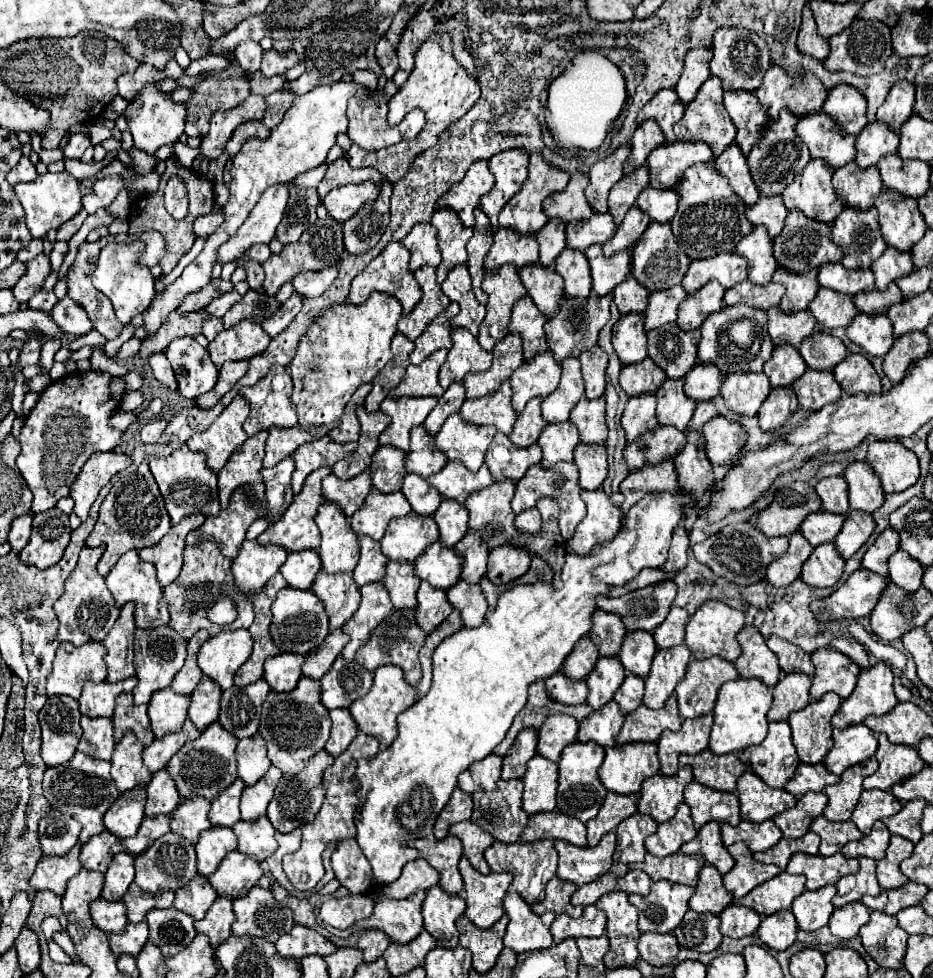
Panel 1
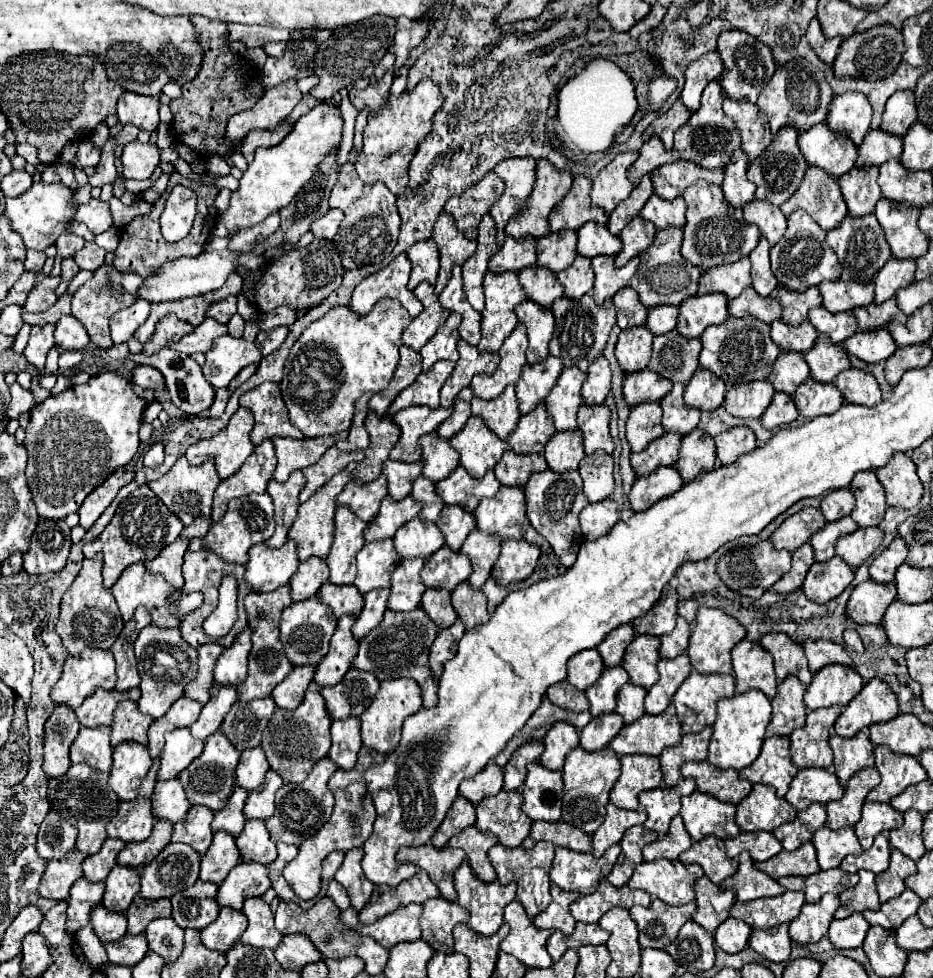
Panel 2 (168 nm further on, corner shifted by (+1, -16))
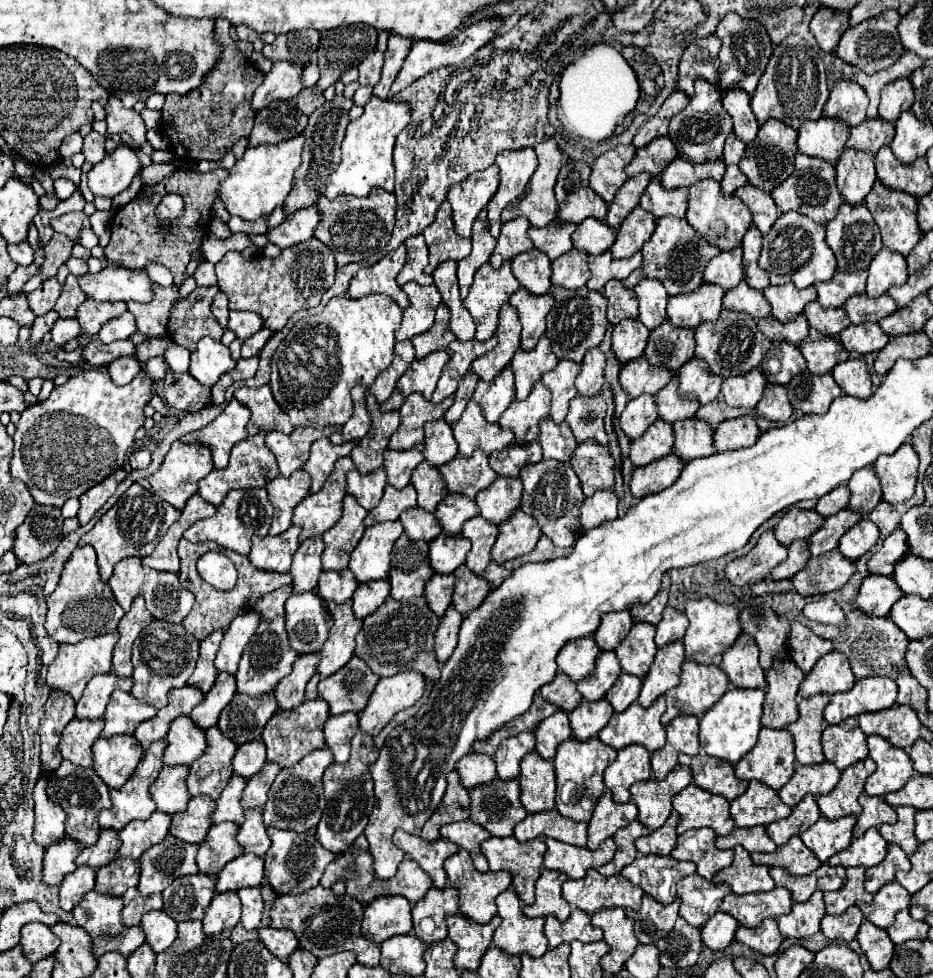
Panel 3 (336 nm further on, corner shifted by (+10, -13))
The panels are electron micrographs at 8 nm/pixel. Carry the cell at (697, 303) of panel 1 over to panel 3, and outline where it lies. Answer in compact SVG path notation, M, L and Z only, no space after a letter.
M702 283L698 289L668 299L668 321L674 327L696 327L704 321L716 321L722 309L724 289Z

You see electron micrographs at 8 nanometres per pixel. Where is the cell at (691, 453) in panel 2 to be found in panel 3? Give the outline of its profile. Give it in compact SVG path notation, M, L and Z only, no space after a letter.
M696 417L674 423L674 437L674 455L682 463L714 453L712 427Z

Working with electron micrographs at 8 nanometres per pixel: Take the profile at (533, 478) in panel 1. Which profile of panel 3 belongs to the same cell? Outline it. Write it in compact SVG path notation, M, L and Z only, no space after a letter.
M540 461L534 465L526 465L520 471L520 479L524 483L520 509L538 521L540 531L548 539L552 539L552 543L556 547L562 547L562 549L572 547L580 535L578 513L580 513L580 505L584 501L584 493L580 489L580 481L578 481L572 465L558 463L558 461Z

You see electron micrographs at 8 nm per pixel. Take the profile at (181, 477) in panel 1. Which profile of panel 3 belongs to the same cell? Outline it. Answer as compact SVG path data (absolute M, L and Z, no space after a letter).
M176 441L170 447L170 451L168 451L164 463L160 465L160 469L154 475L150 475L148 479L144 479L144 485L150 487L150 491L154 495L158 495L160 499L170 503L174 509L182 511L186 501L198 491L198 481L202 477L206 477L206 473L210 473L212 469L214 469L214 465L212 465L210 449L206 449L202 445L182 445L180 441Z

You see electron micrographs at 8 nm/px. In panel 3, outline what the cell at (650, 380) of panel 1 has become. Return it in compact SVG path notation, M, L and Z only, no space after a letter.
M638 357L638 361L630 361L622 365L620 369L620 385L630 397L638 397L642 393L656 395L662 387L668 385L668 381L674 377L674 371L652 367L644 357Z

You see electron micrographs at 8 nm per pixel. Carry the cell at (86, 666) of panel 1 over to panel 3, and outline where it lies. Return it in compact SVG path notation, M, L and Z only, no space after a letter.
M106 633L106 635L100 635L100 637L94 637L94 639L84 639L80 643L74 643L74 645L60 645L60 653L58 657L54 659L54 663L50 665L48 669L48 677L46 677L46 685L50 689L58 689L58 691L64 691L68 693L74 701L78 701L82 697L82 691L86 687L86 683L94 677L94 675L104 675L104 673L110 673L110 657L112 657L112 649L118 641L118 633Z

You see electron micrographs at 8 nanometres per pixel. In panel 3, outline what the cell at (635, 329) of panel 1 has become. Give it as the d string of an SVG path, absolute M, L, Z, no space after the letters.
M638 319L620 321L612 333L612 351L616 359L624 365L628 361L642 357L648 335L650 331Z

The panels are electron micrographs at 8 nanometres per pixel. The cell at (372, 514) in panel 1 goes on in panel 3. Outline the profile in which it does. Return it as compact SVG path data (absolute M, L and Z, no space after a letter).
M386 485L380 503L372 511L368 511L364 527L372 527L374 523L384 521L396 521L400 513L410 507L416 507L416 489L412 485L406 485L404 489L394 489L392 485Z

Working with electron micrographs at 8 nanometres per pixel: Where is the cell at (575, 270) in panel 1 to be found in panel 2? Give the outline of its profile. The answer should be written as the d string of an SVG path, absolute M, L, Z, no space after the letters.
M577 256L569 268L565 268L557 274L557 280L563 284L567 298L579 300L583 294L587 294L593 288L595 274L591 268L591 260Z

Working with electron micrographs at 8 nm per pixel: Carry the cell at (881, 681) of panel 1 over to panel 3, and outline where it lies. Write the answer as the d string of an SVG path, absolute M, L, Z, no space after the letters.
M866 677L858 679L846 693L836 693L824 709L828 725L838 725L848 717L858 717L870 711L882 711L894 705L898 687L888 677Z

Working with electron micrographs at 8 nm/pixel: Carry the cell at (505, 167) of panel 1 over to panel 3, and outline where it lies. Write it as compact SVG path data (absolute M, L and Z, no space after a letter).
M518 149L518 151L502 151L496 157L496 165L500 167L500 187L496 195L488 203L488 221L490 221L490 235L498 237L502 221L500 213L512 203L514 199L520 199L524 195L524 189L536 171L536 153L534 149Z

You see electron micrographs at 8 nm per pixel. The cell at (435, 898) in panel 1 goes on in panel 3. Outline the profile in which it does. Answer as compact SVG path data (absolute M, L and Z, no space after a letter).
M432 887L424 899L412 907L414 935L424 943L440 943L448 937L446 915L458 913L458 891L452 887Z

